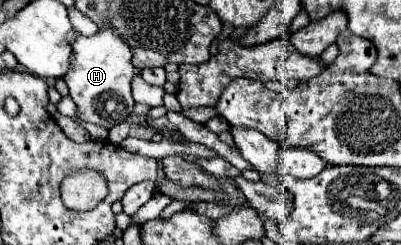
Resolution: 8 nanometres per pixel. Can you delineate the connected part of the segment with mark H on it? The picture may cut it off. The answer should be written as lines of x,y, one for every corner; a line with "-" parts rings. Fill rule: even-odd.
99,29
93,37
77,37
73,41
71,67
65,73
63,81
69,87
69,97
77,105
77,117
87,123
103,125
111,129
117,123
123,123
135,107
131,97
131,79
137,69
131,63
131,51
125,41
117,37
115,29

